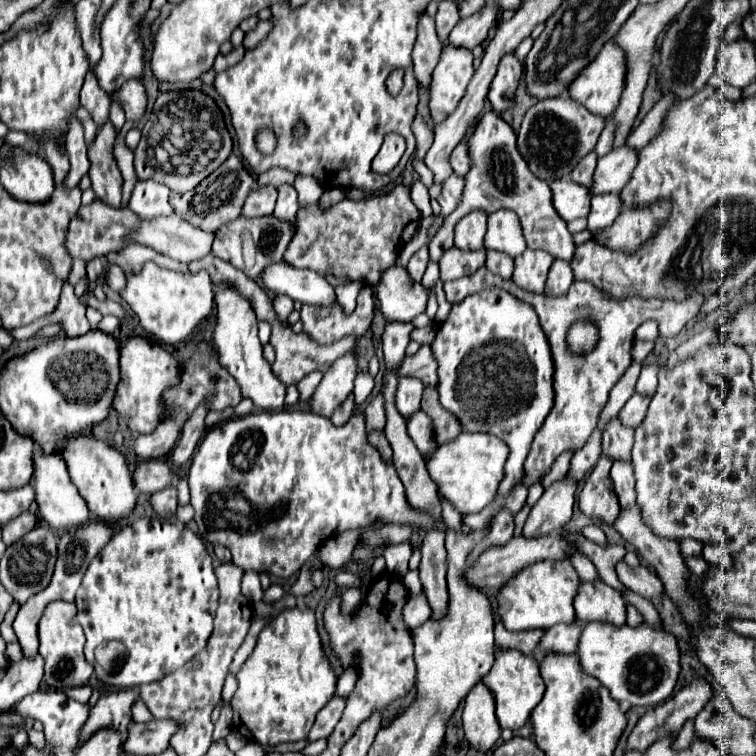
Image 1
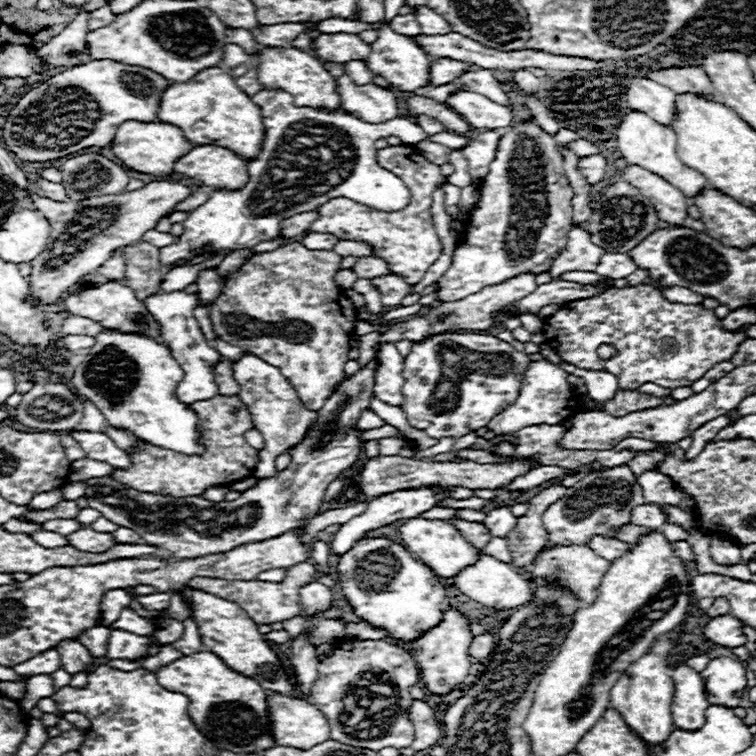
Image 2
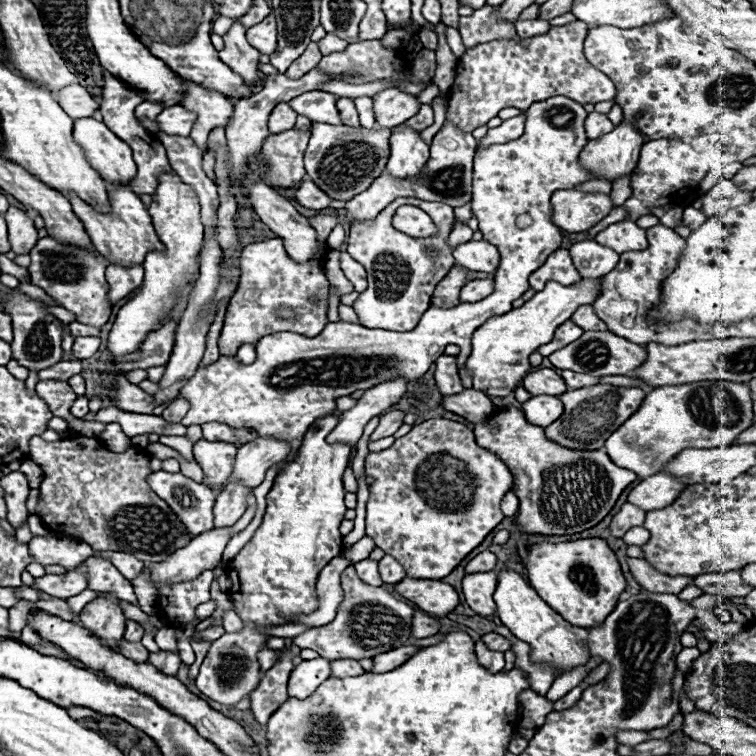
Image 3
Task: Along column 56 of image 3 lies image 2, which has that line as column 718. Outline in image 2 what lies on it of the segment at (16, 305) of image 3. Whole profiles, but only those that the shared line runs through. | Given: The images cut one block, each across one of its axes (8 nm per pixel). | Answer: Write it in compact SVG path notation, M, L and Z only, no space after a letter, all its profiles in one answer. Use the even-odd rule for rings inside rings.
M638 284L632 288L610 288L608 292L594 298L568 302L554 316L544 320L542 330L546 344L564 362L586 370L606 370L618 378L622 390L636 390L646 382L654 382L670 390L678 386L690 386L692 382L696 382L696 378L700 378L700 374L704 374L704 370L708 370L708 366L724 362L724 358L730 360L736 352L736 346L744 338L748 338L742 330L734 334L724 332L722 322L714 316L712 310L704 310L700 304L672 304L662 298L662 290L658 286L648 284ZM604 342L612 344L618 350L618 354L606 362L596 354L596 348Z

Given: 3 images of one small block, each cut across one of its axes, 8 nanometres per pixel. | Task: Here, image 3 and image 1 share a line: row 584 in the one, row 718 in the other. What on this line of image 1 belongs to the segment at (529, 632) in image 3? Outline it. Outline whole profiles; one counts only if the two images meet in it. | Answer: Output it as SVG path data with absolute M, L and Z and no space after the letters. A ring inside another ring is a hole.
M500 650L494 654L496 654L494 666L482 678L482 682L492 690L494 698L496 698L496 718L498 718L500 728L518 730L526 724L532 710L538 706L538 702L544 696L546 686L540 676L540 666L536 664L536 660L532 656L524 656L516 650Z

